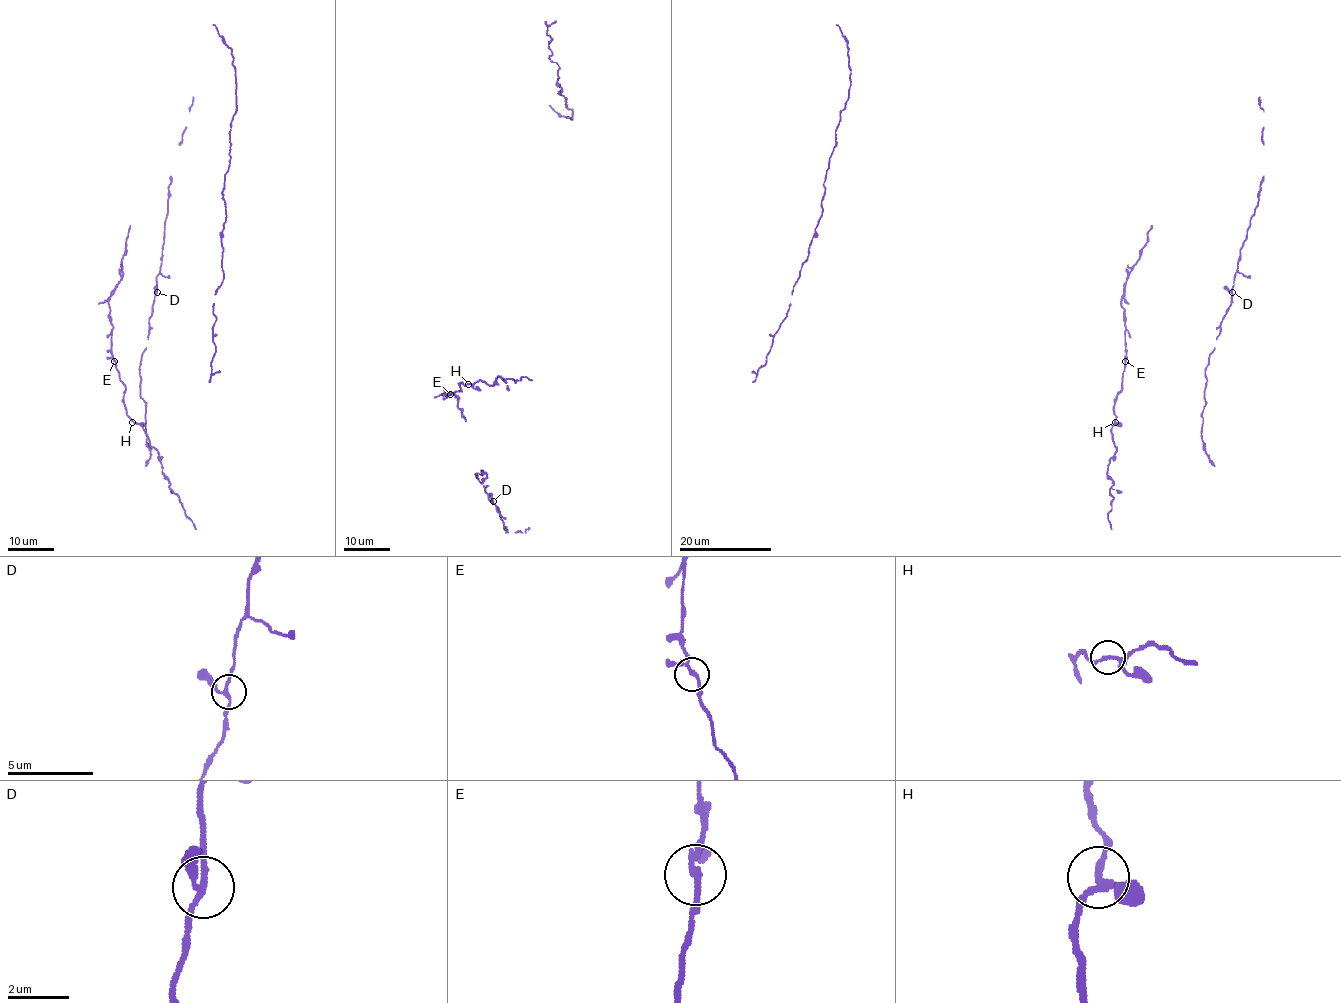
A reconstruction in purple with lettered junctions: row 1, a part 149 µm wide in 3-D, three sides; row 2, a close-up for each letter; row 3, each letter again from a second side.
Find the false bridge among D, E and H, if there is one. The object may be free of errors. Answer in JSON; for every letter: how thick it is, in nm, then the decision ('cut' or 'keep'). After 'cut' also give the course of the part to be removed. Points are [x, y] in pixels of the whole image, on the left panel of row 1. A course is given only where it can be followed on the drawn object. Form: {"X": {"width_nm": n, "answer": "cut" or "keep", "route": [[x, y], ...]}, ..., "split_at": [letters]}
{"D": {"width_nm": 170, "answer": "keep"}, "E": {"width_nm": 160, "answer": "cut", "route": [[114, 361], [108, 298], [123, 273], [122, 258], [130, 225]]}, "H": {"width_nm": 170, "answer": "keep"}, "split_at": ["E"]}

